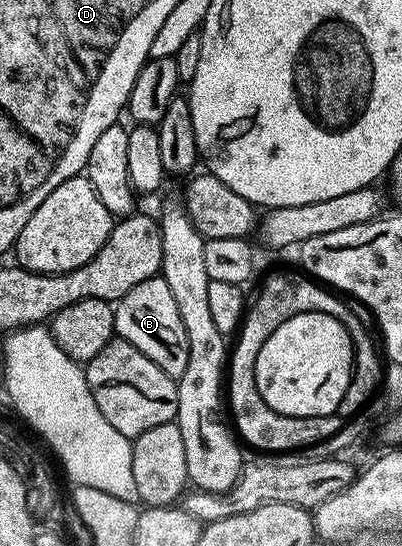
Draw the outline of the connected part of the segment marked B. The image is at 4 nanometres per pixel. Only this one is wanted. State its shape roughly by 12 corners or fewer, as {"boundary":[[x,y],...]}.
{"boundary":[[167,281],[116,300],[113,330],[181,378],[187,329]]}

